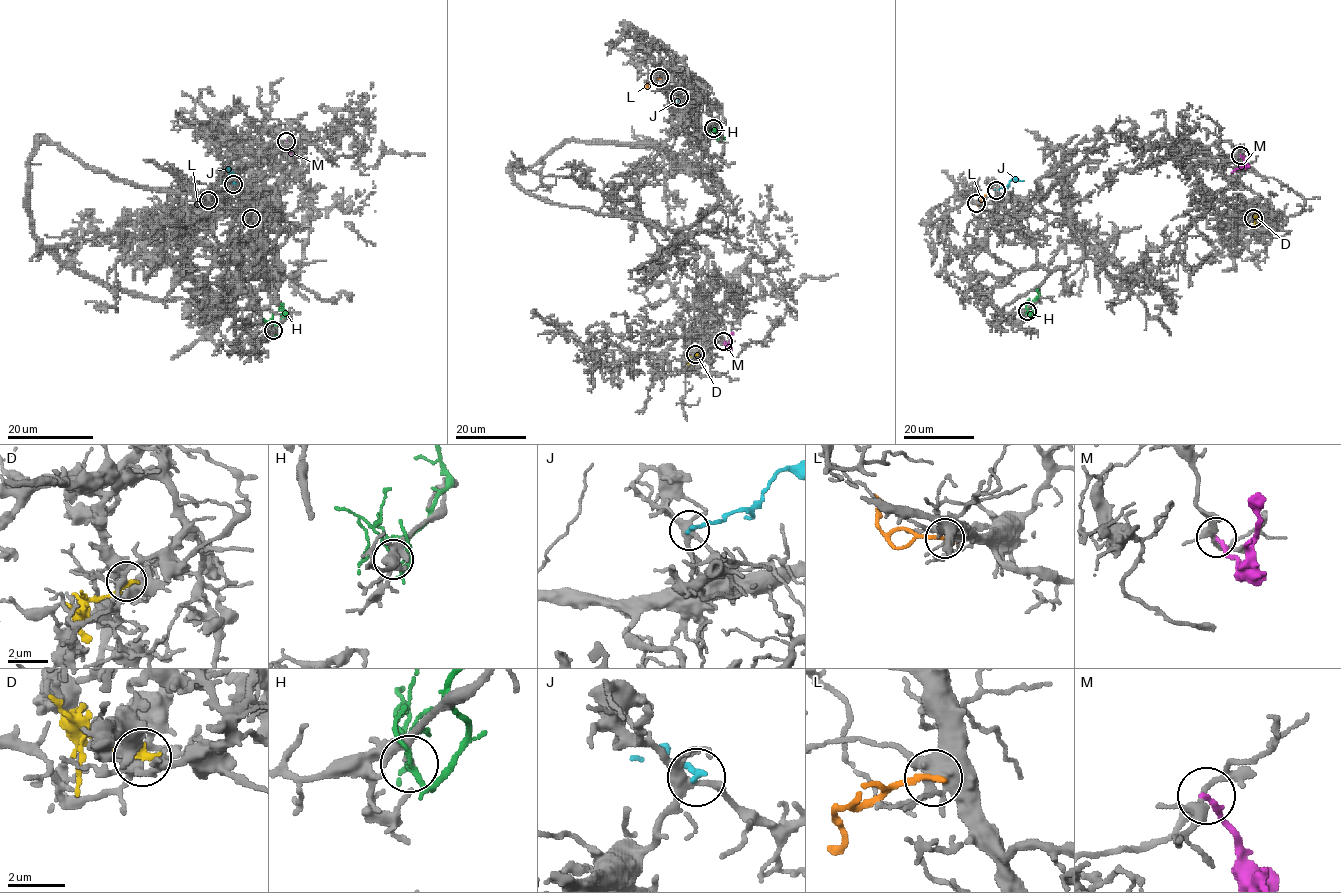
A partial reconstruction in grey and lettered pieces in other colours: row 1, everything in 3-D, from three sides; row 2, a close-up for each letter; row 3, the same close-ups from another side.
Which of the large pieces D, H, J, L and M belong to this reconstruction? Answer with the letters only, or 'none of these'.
D

